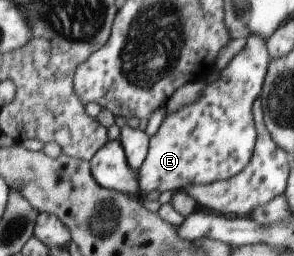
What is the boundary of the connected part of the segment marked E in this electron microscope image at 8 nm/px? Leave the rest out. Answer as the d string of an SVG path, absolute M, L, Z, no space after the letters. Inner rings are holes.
M247 35L244 47L230 59L220 77L206 83L197 101L163 117L156 132L148 137L145 159L136 172L140 195L149 191L173 193L192 185L225 181L248 165L256 143L252 105L261 91L269 57L267 42L259 35Z

